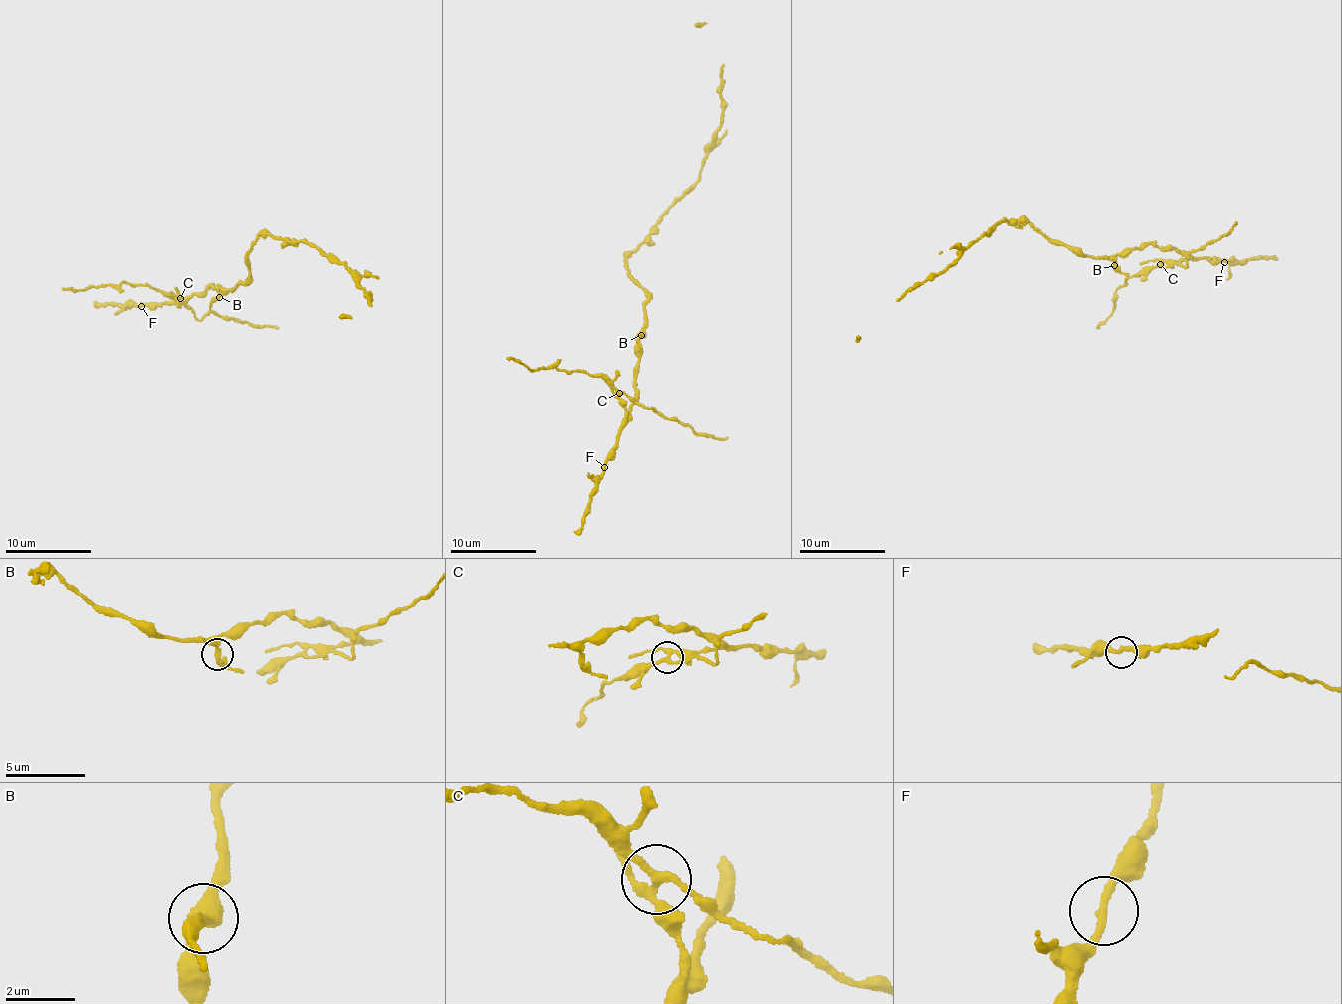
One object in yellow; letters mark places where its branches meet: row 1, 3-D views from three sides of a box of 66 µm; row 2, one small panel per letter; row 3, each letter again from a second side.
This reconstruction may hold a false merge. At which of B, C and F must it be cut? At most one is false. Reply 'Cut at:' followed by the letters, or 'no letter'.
Cut at: C

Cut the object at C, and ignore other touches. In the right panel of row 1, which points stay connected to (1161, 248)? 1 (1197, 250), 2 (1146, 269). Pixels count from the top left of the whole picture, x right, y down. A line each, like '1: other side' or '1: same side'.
1: other side
2: other side

